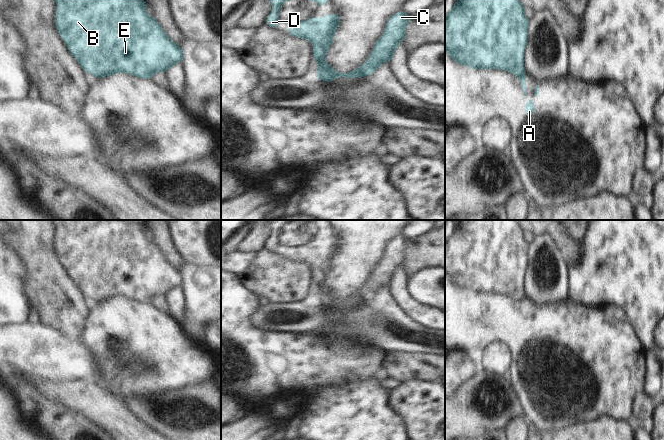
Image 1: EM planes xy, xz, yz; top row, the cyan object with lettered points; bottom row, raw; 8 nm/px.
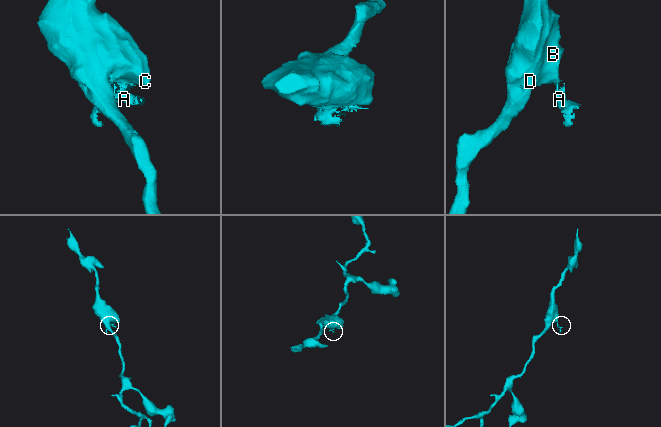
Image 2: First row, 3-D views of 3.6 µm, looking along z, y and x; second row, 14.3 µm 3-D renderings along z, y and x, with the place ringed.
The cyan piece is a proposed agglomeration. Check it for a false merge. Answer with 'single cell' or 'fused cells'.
fused cells

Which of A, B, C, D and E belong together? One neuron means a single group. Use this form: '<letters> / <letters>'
A / B C D E

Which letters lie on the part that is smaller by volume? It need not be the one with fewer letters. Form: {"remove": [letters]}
{"remove": ["A"]}

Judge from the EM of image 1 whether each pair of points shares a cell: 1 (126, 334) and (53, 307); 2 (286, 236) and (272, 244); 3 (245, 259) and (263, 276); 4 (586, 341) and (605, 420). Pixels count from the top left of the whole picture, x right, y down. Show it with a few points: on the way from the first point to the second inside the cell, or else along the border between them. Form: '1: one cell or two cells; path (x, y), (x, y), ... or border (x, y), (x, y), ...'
1: two cells; border (91, 310), (84, 332), (78, 338)
2: one cell; path (283, 239), (279, 239), (275, 243)
3: two cells; border (258, 252), (252, 264), (240, 275)
4: two cells; border (626, 419), (600, 414), (582, 422)

